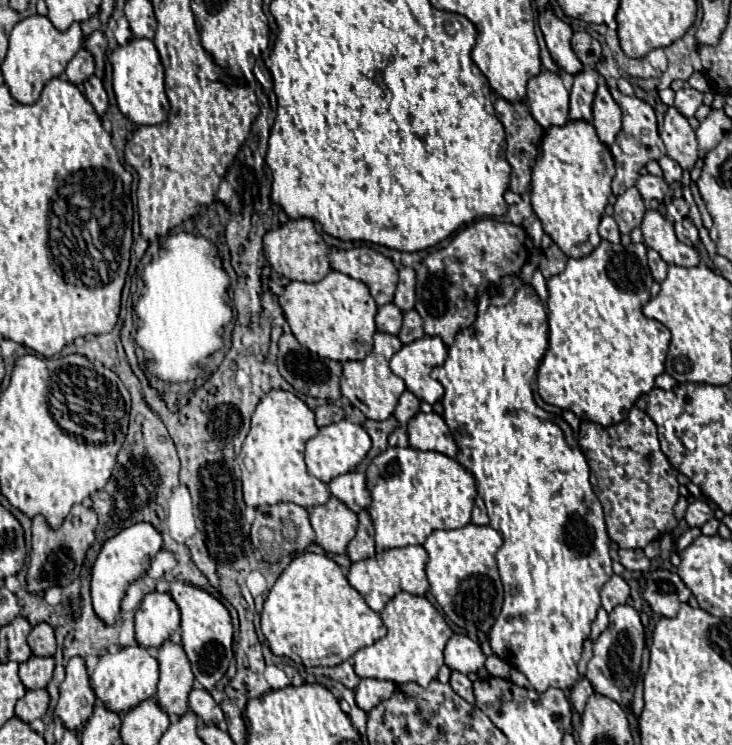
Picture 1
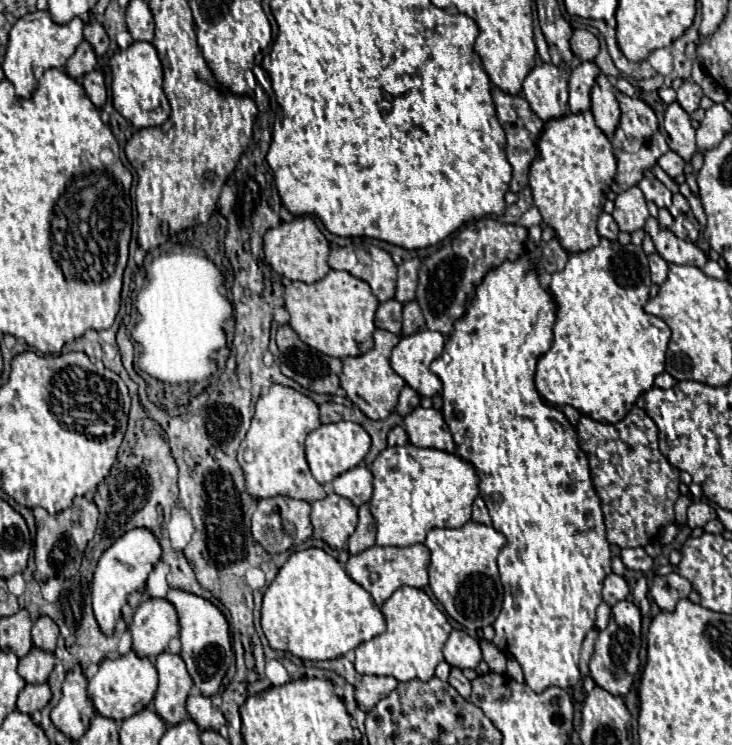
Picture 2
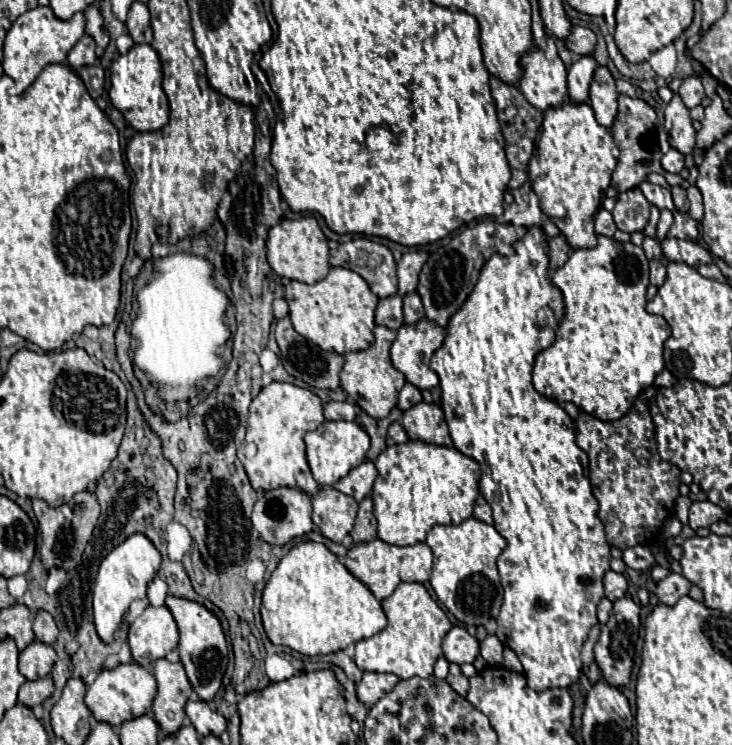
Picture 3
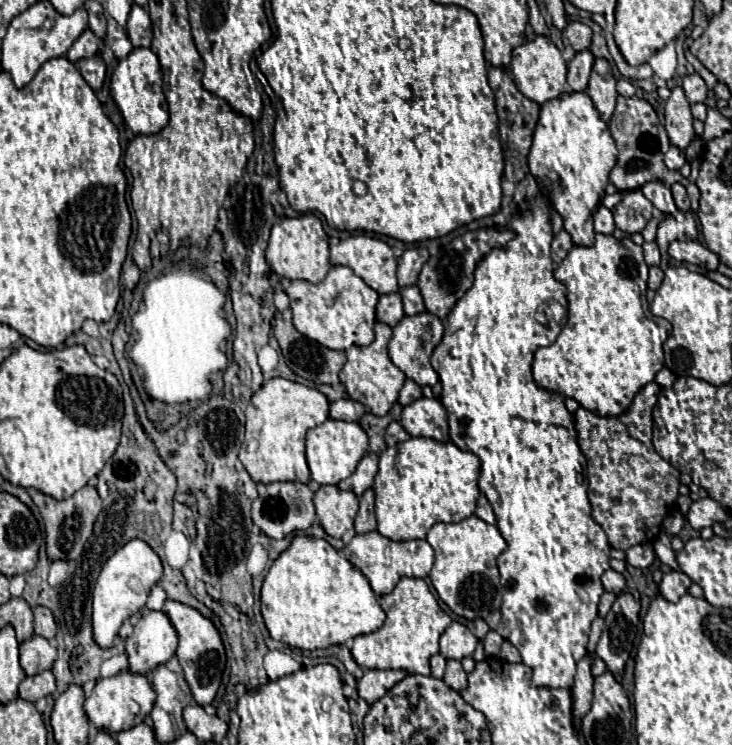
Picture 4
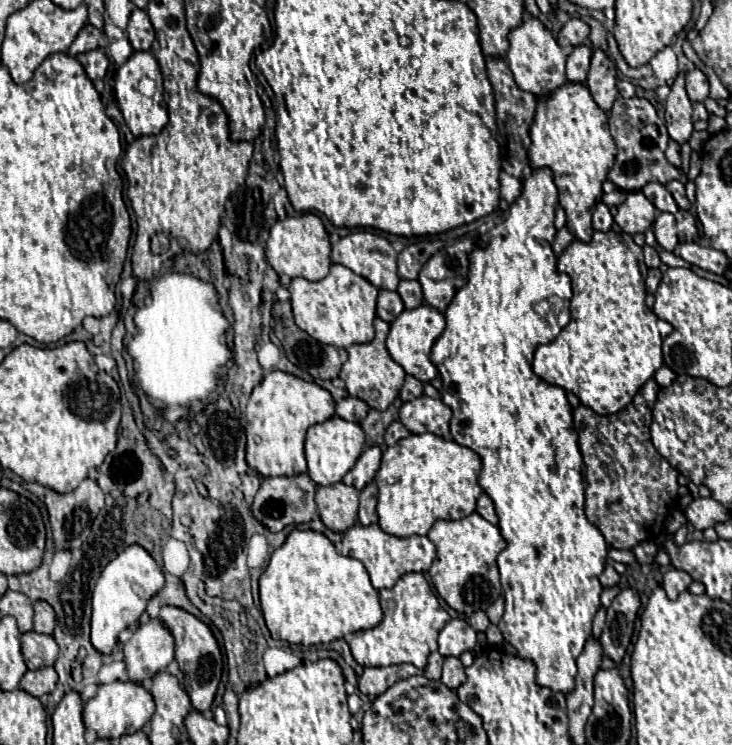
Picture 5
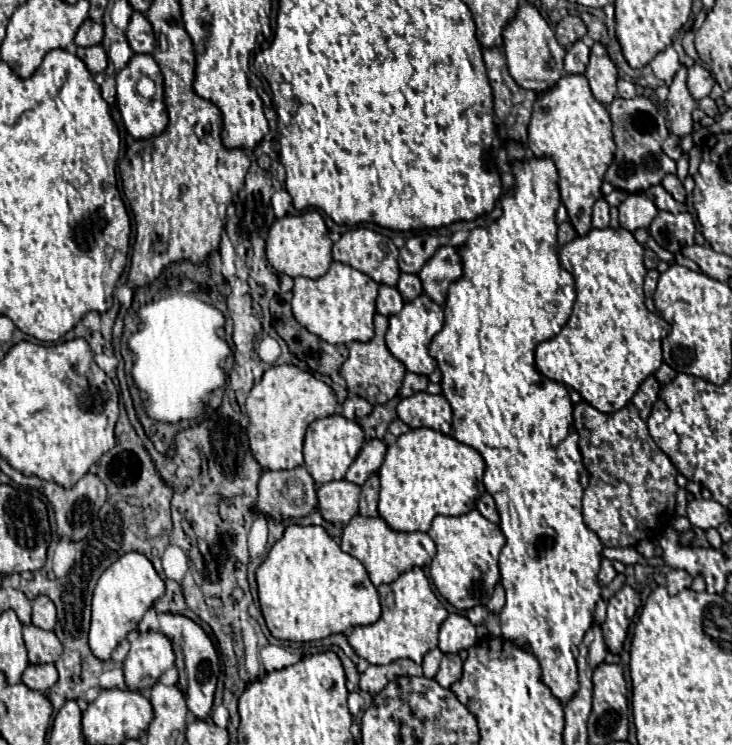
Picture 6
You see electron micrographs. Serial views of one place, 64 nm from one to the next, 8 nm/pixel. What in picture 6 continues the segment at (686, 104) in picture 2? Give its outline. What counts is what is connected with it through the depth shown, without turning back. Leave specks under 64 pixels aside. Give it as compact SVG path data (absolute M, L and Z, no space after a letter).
M694 64L688 68L688 90L694 96L694 100L708 96L712 86L714 86L714 78L704 66Z

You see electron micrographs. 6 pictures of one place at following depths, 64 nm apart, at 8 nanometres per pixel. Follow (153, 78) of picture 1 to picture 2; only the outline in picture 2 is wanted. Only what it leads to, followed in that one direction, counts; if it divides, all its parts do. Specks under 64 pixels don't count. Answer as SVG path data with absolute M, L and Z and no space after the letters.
M134 42L124 52L110 58L112 70L112 104L136 128L160 126L170 116L170 104L162 90L162 64L150 42Z

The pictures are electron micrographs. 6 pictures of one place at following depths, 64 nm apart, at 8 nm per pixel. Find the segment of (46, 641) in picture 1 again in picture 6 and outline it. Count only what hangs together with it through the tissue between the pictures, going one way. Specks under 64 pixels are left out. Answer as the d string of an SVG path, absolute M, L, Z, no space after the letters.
M40 594L32 600L32 624L38 628L44 628L44 630L52 630L56 624L54 602L44 594Z

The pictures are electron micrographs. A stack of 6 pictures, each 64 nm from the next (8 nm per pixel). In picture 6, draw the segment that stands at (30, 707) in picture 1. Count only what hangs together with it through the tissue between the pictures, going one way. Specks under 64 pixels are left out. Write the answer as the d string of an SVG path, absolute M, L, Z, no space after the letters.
M30 664L22 674L22 682L28 688L40 692L48 692L48 688L56 684L56 680L58 680L58 672L54 664Z

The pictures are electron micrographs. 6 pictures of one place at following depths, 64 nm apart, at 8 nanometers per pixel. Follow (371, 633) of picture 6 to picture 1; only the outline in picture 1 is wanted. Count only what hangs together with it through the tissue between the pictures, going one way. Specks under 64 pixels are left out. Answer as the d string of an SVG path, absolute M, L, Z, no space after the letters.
M398 592L380 612L386 636L376 640L372 646L360 648L354 654L354 672L360 678L390 680L394 684L418 682L428 686L444 664L444 646L452 636L452 628L446 624L444 616L428 602L426 596L416 596L408 592Z

